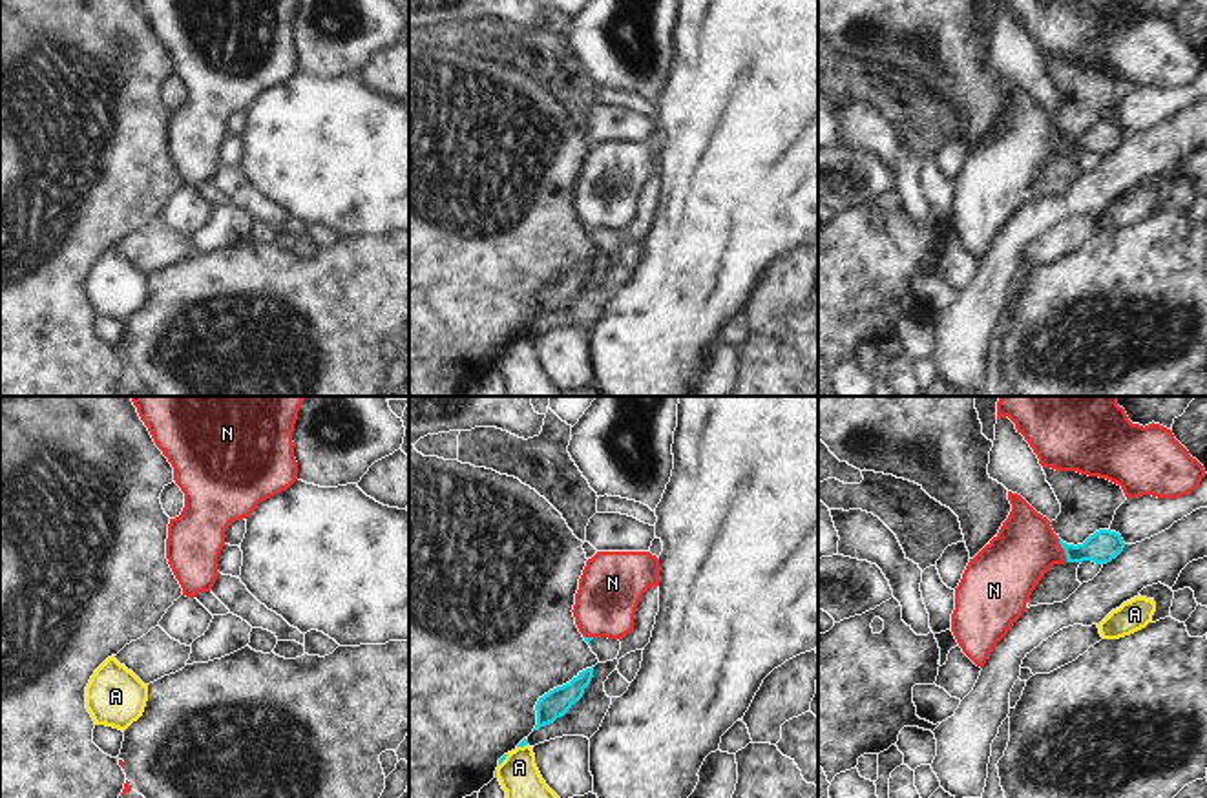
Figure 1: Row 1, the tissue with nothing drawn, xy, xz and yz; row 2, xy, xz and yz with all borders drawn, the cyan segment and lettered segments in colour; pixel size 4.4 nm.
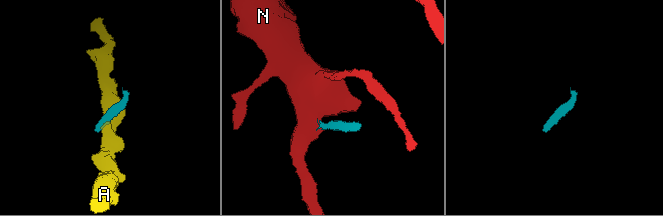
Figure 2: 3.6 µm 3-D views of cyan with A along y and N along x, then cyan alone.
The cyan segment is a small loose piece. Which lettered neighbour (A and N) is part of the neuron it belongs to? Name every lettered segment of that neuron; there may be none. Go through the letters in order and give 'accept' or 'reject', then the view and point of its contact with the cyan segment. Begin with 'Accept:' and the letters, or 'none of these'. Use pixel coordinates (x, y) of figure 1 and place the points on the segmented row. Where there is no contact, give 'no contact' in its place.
Accept: N
A: reject; meets cyan in xz at (504, 758)
N: accept; meets cyan in yz at (1061, 546)

